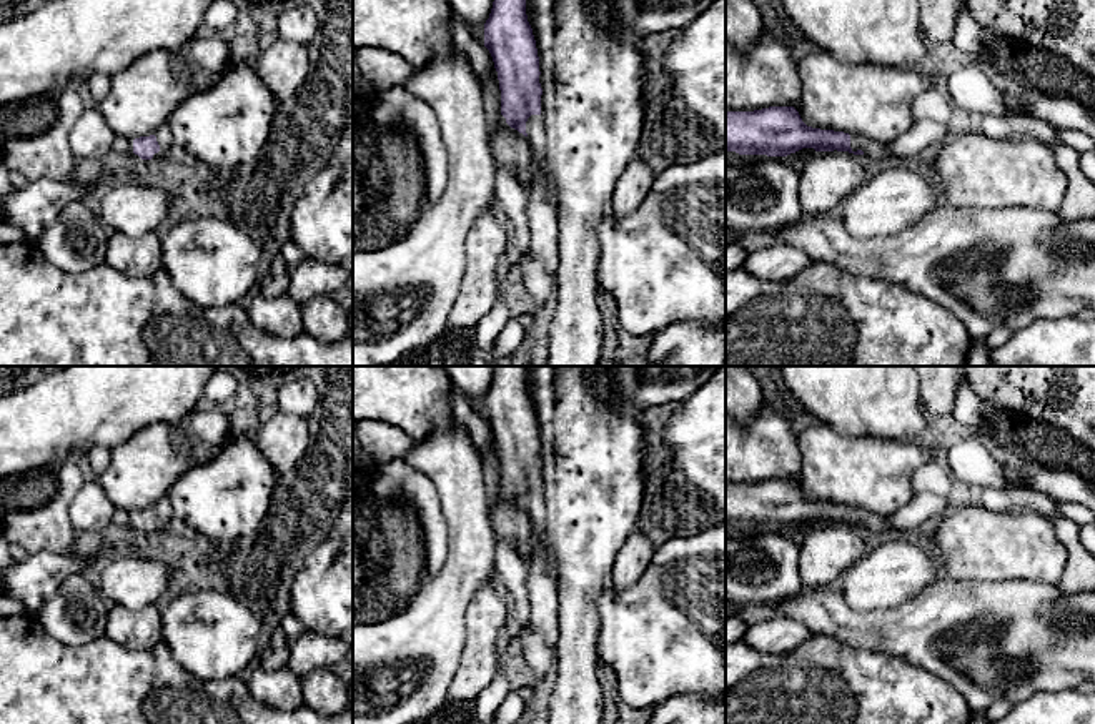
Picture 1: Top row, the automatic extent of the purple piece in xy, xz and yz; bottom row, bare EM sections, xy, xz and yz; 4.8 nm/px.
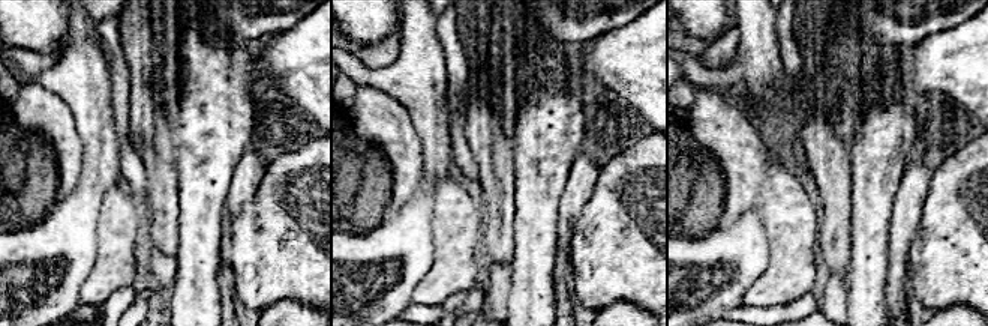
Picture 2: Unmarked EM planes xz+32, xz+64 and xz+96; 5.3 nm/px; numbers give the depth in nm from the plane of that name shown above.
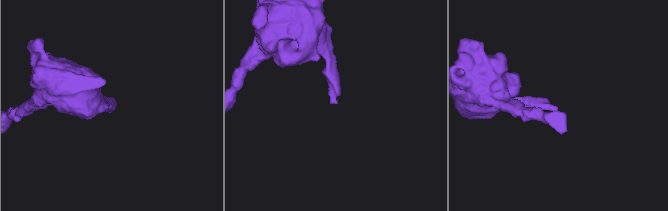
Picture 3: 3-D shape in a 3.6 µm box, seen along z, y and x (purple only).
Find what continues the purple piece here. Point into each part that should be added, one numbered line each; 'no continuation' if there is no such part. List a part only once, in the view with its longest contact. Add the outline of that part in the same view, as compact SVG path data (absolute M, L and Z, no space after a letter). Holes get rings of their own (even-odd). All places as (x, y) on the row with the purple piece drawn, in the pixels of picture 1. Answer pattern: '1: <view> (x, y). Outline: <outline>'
1: xz (535, 132). Outline: M531 115L528 118L526 133L528 133L526 136L523 133L519 133L519 135L528 140L539 173L546 175L548 163L546 163L546 145L544 145L544 131L543 131L543 123L541 123L541 115Z

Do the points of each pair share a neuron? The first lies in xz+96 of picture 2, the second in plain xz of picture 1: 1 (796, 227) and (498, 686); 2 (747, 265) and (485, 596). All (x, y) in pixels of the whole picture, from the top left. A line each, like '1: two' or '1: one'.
1: two
2: two

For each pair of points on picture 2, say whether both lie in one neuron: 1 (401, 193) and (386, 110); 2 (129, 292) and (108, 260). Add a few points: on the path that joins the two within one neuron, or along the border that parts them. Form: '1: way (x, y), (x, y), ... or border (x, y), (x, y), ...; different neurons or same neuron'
1: way (402, 172), (402, 146), (392, 131); same neuron
2: border (132, 283), (119, 287), (101, 304); different neurons

